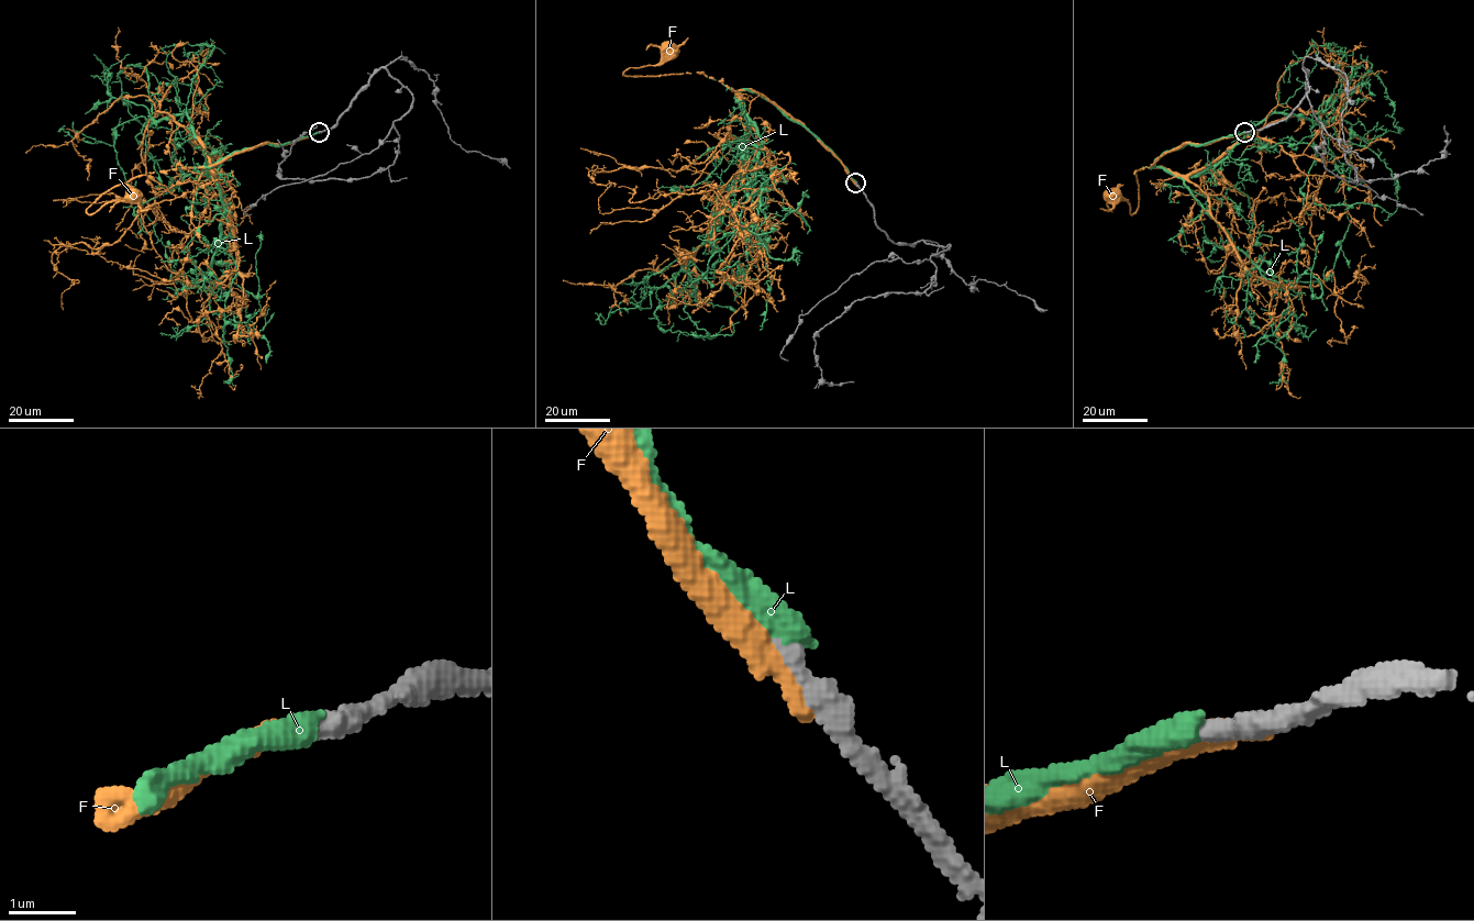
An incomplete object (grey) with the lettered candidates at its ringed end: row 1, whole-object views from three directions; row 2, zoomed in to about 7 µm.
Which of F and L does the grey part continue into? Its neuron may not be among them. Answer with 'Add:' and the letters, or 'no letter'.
Add: L

